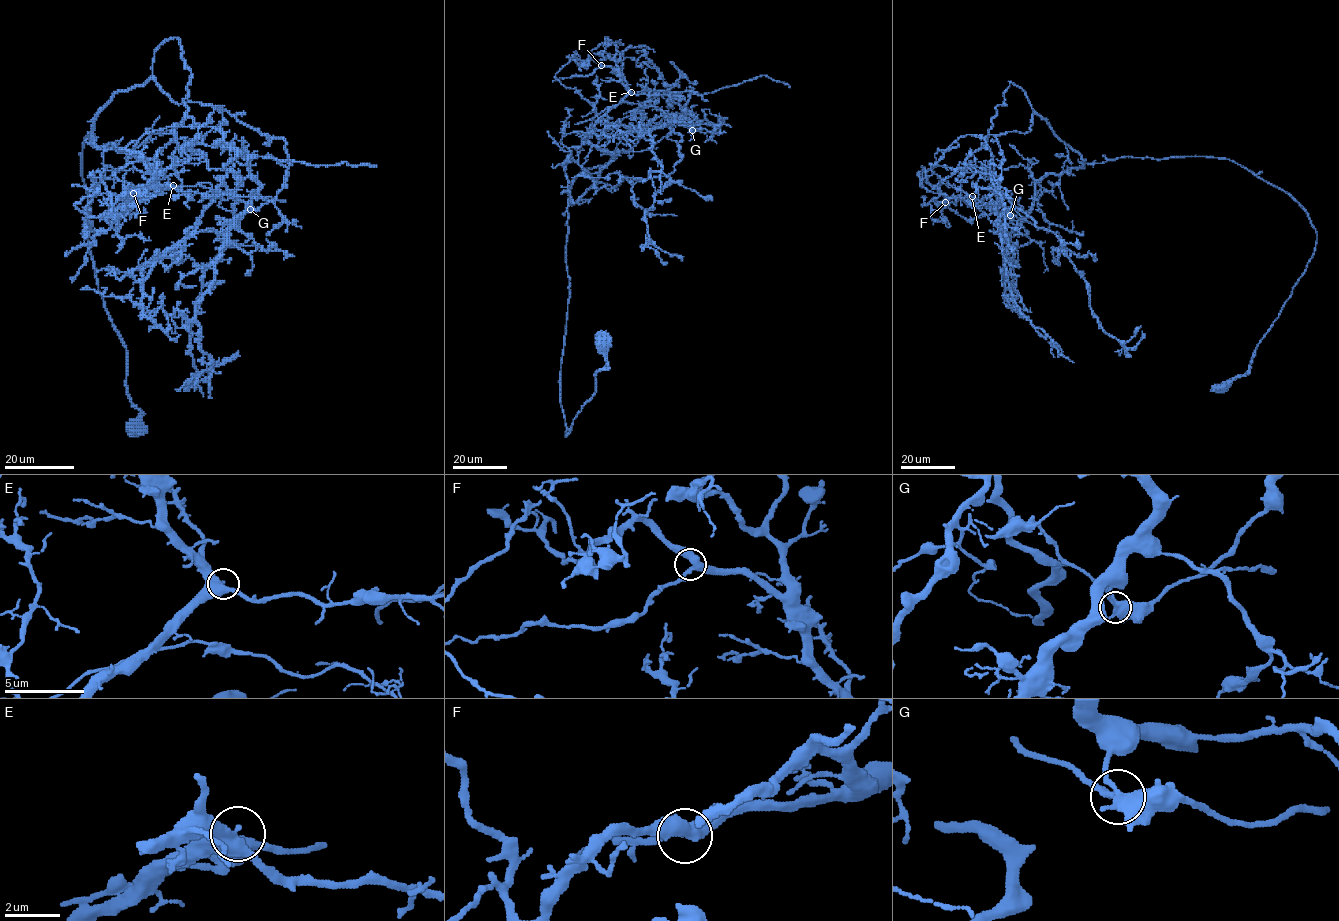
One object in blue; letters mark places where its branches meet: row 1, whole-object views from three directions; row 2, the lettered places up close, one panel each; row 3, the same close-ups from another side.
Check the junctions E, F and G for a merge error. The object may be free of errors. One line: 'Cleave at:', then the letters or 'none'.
Cleave at: G

